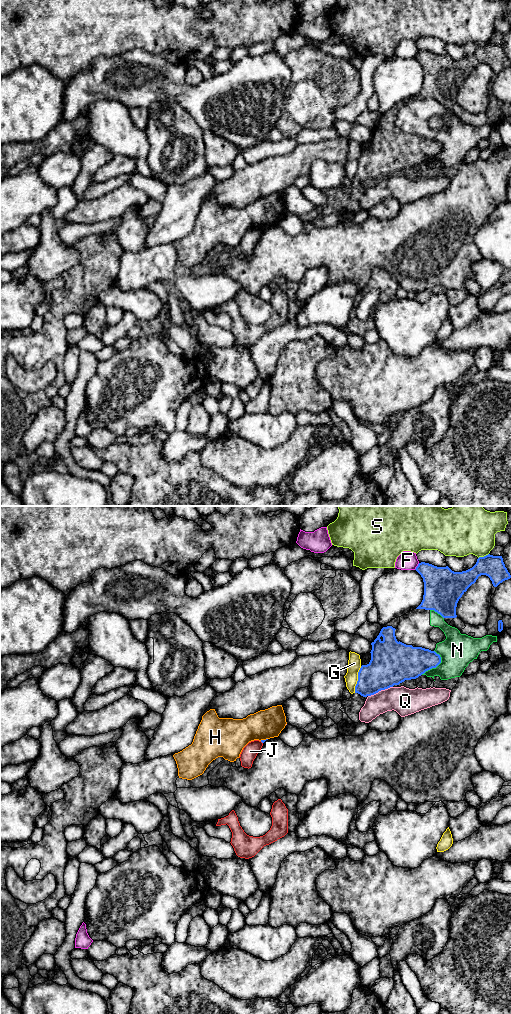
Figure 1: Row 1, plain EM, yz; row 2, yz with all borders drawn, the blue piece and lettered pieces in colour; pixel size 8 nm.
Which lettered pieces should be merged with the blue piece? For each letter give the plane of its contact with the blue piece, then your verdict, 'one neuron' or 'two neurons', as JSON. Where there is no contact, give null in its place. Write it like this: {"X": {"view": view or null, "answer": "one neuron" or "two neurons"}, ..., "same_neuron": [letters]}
{"F": {"view": "yz", "answer": "two neurons"}, "G": {"view": "yz", "answer": "two neurons"}, "H": {"view": "yz", "answer": "two neurons"}, "J": {"view": null, "answer": "two neurons"}, "N": {"view": "yz", "answer": "two neurons"}, "Q": {"view": "yz", "answer": "two neurons"}, "S": {"view": "yz", "answer": "two neurons"}, "same_neuron": []}

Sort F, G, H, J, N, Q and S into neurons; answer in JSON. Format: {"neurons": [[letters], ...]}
{"neurons": [["F", "G"], ["H"], ["J"], ["N"], ["Q"], ["S"]]}

